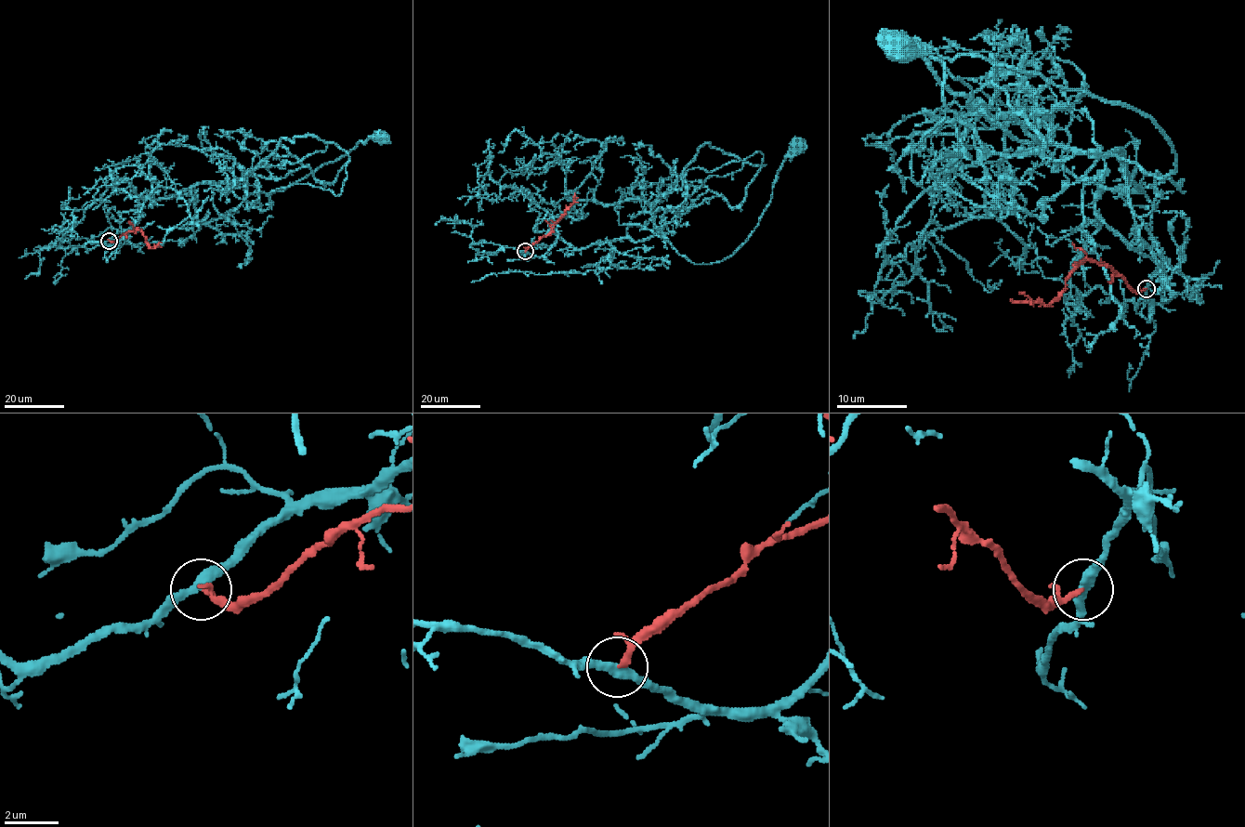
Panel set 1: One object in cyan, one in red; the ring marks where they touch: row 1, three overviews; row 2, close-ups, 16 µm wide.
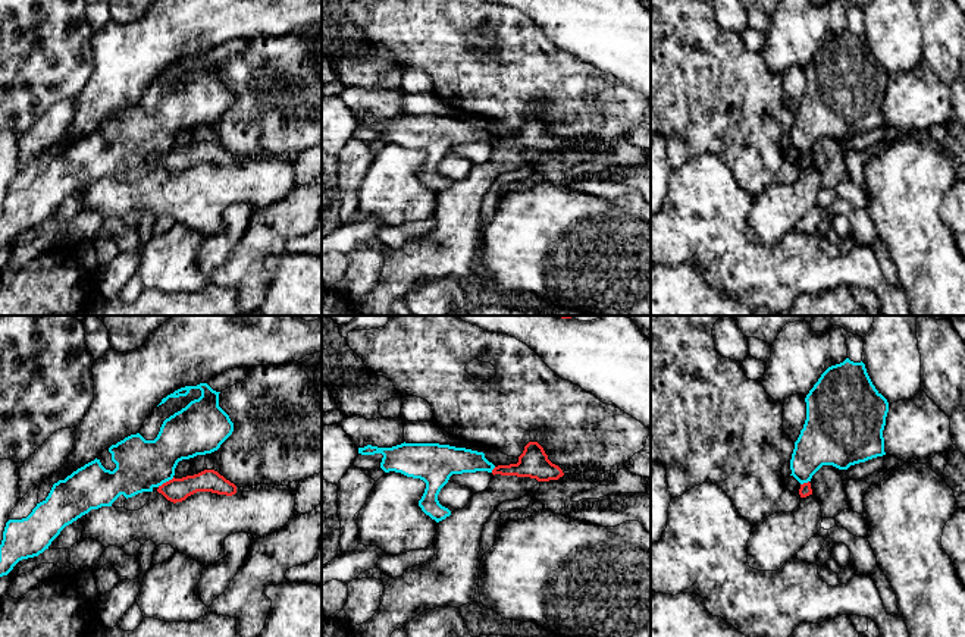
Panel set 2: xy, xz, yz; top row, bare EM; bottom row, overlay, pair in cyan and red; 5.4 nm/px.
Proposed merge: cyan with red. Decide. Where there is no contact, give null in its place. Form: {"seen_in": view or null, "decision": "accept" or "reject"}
{"seen_in": "xy", "decision": "reject"}

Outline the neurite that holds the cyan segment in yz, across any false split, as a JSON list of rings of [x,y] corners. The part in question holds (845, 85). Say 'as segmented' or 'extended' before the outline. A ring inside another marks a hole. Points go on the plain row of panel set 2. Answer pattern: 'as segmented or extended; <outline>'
as segmented; [[[846,29],[828,38],[805,69],[806,91],[790,131],[800,156],[823,136],[847,141],[883,128],[887,70],[872,56],[865,35]]]

